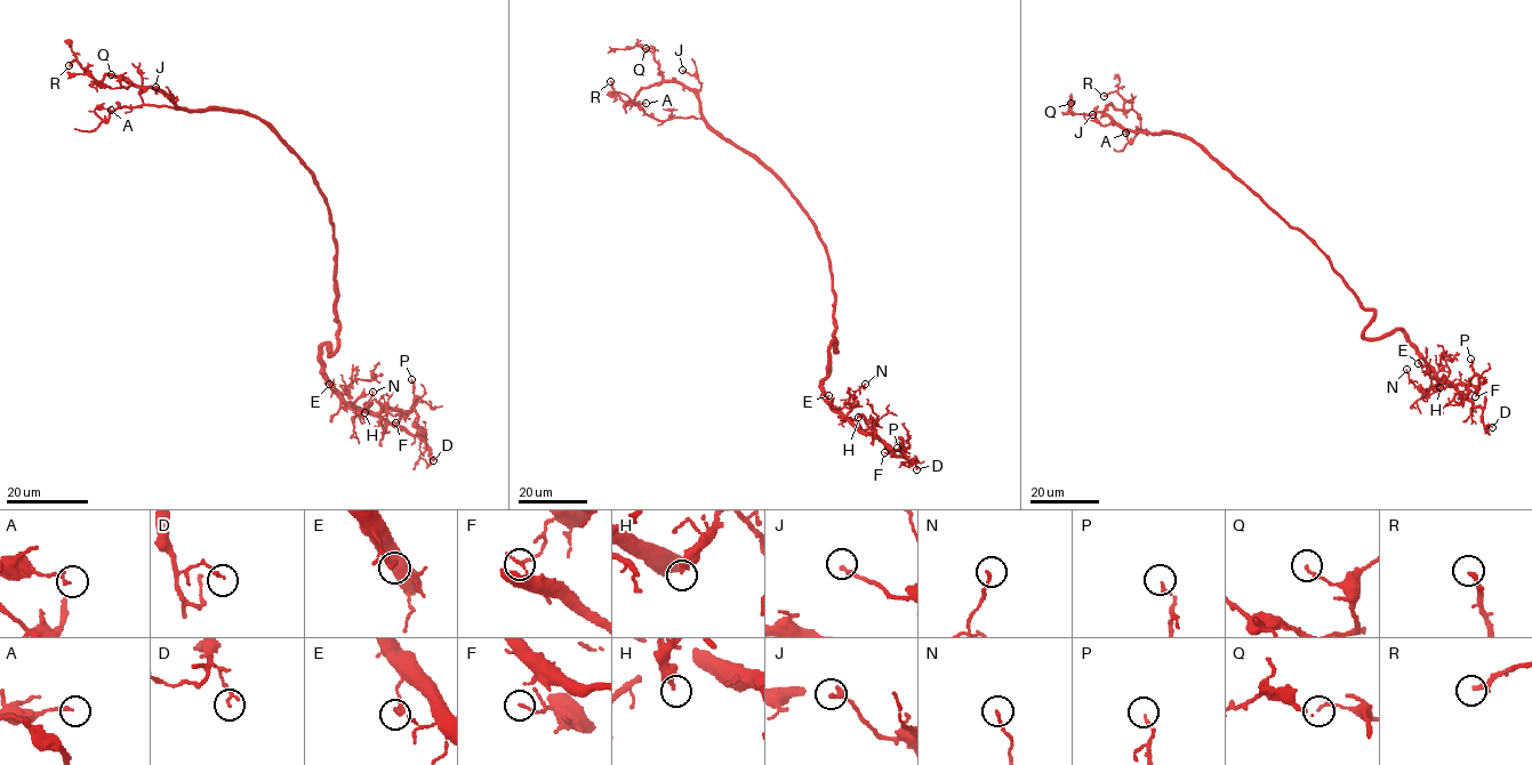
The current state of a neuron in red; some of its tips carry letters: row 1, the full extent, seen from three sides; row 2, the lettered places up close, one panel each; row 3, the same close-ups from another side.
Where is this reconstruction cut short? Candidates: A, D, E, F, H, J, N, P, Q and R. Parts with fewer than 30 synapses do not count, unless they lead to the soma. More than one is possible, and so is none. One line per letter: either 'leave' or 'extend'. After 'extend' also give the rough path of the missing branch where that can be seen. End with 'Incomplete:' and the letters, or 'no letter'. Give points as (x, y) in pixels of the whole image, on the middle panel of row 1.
A: leave
D: leave
E: leave
F: leave
H: leave
J: extend
N: leave
P: leave
Q: leave
R: extend; course (610, 81), (610, 74), (604, 71), (607, 67)
Incomplete: J, R

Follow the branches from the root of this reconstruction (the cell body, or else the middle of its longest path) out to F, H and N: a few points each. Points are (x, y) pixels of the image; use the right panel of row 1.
F: (1296, 228), (1373, 312), (1365, 338), (1400, 330), (1441, 380), (1454, 387), (1472, 385), (1475, 396)
H: (1296, 228), (1373, 312), (1364, 337), (1382, 338), (1400, 330), (1435, 375), (1454, 386), (1442, 376), (1440, 387)
N: (1296, 228), (1373, 312), (1364, 337), (1382, 338), (1400, 330), (1438, 383), (1418, 388), (1406, 369)

